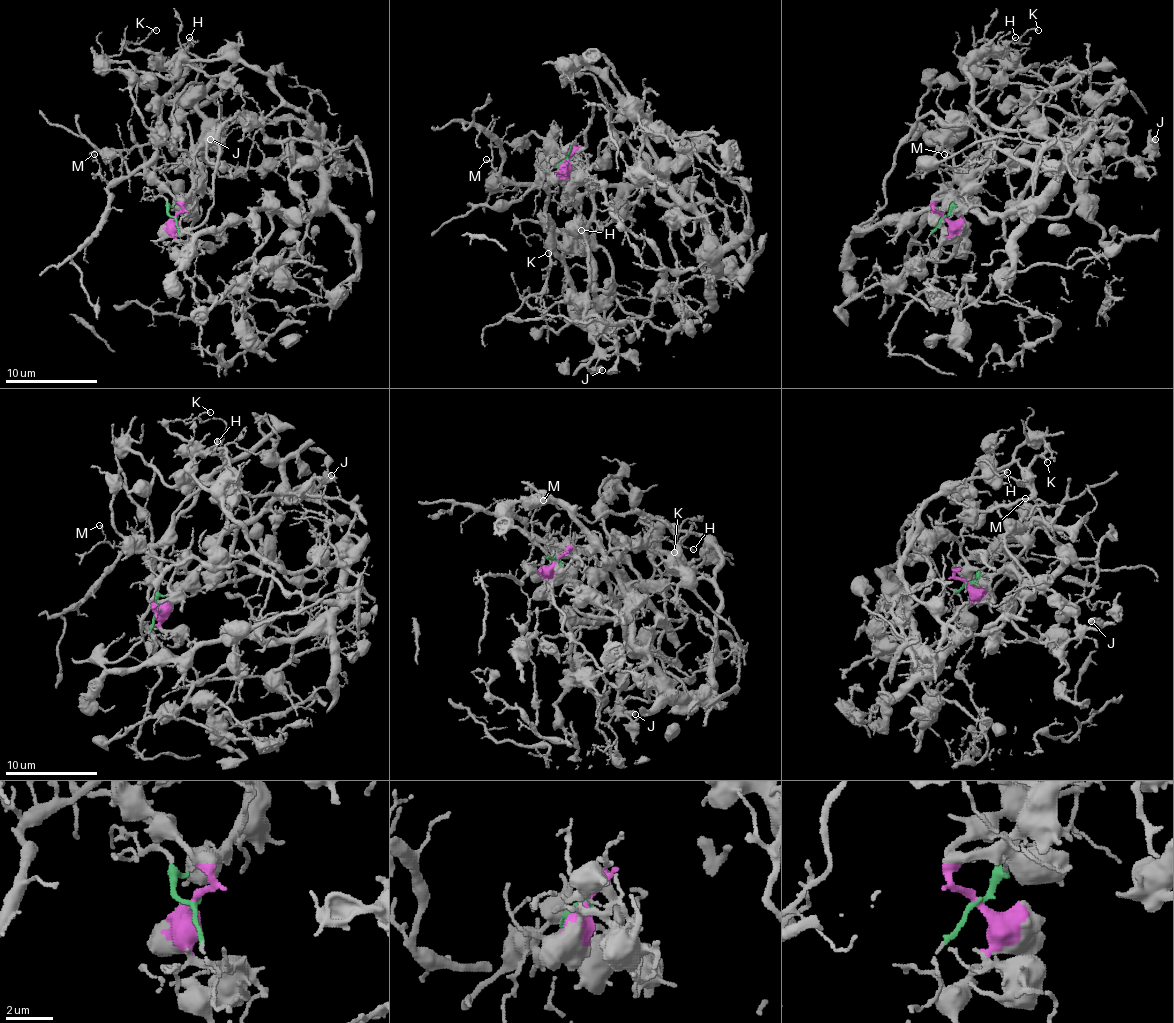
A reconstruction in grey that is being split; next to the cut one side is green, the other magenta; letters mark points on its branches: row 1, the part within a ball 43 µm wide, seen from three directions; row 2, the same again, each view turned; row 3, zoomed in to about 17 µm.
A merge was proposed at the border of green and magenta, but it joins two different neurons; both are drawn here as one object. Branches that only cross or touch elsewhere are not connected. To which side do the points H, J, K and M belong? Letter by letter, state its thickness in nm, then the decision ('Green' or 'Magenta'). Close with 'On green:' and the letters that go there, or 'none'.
H: Thickness 140 nm. Green
J: Thickness 440 nm. Magenta
K: Thickness 130 nm. Green
M: Thickness 130 nm. Green
On green: H, K, M

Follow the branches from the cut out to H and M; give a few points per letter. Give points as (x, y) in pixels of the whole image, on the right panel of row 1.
H: (944, 217), (969, 175), (974, 157), (1047, 85), (1020, 64), (1017, 55), (1006, 48), (1015, 37)
M: (944, 217), (974, 166), (971, 164), (969, 175), (960, 180), (946, 170), (944, 154)

